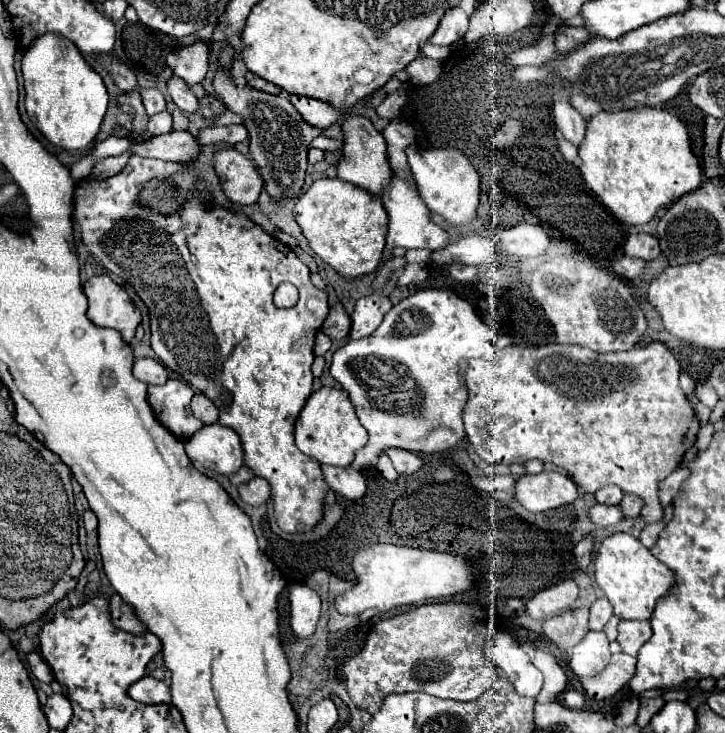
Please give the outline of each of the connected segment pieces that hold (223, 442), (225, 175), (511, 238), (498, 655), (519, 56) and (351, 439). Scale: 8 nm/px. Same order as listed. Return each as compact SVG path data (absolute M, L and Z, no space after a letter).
M219 423L199 429L189 441L185 441L185 451L193 463L221 475L233 475L243 465L239 435Z
M221 149L215 155L215 171L225 195L239 205L257 203L263 191L263 179L255 165L237 149Z
M529 223L499 231L499 245L503 247L503 251L515 257L537 257L545 253L549 243L549 235L541 227Z
M495 629L483 643L483 651L497 663L515 685L517 693L525 697L537 697L543 687L541 671L531 663L527 653L515 643L507 631Z
M555 33L545 35L541 41L537 41L531 47L525 47L521 51L515 51L507 57L507 63L513 63L515 67L519 65L545 65L549 61L549 53L555 53Z
M321 387L319 391L311 393L303 411L297 417L295 443L299 451L313 457L321 465L347 467L355 459L355 453L367 445L367 431L359 423L355 409L343 389Z

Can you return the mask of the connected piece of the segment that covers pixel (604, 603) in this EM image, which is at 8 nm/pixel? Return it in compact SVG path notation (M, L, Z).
M597 599L591 605L591 615L589 615L589 629L591 631L603 631L605 623L611 619L613 607L607 599Z

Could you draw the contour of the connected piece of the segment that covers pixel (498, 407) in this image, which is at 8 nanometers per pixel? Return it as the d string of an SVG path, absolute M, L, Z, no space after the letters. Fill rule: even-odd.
M557 343L543 347L507 345L469 361L465 373L469 391L463 411L465 433L477 455L487 463L511 465L539 459L569 473L575 485L587 493L617 485L623 493L637 495L645 503L639 517L645 523L655 523L663 517L657 497L659 483L679 467L699 433L699 419L693 405L679 387L679 371L679 361L663 343L649 343L647 347L607 355Z

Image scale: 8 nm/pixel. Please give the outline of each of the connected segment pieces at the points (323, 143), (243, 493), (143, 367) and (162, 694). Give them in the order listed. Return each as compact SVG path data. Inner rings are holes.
M320 135L311 142L310 148L318 148L323 150L324 152L335 152L337 150L342 149L343 145L344 145L343 141L336 141L327 138L323 135Z
M253 477L251 481L239 485L239 497L249 505L261 505L270 499L270 485L261 477Z
M137 359L133 363L133 377L147 385L165 385L169 373L157 359Z
M143 677L137 683L133 683L127 689L129 697L145 703L145 705L161 705L161 703L169 703L171 701L171 693L169 687L163 681L157 681L153 677Z

